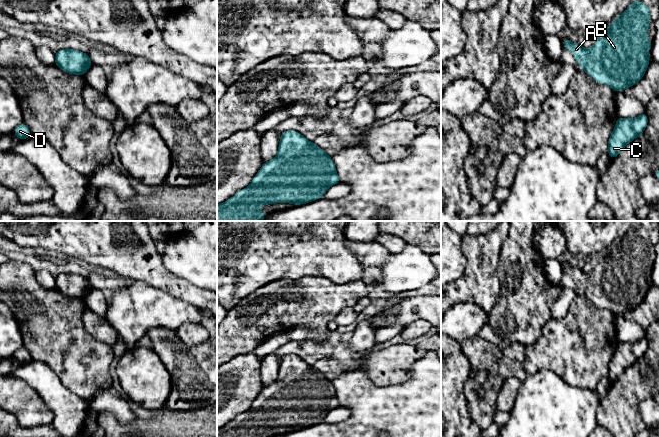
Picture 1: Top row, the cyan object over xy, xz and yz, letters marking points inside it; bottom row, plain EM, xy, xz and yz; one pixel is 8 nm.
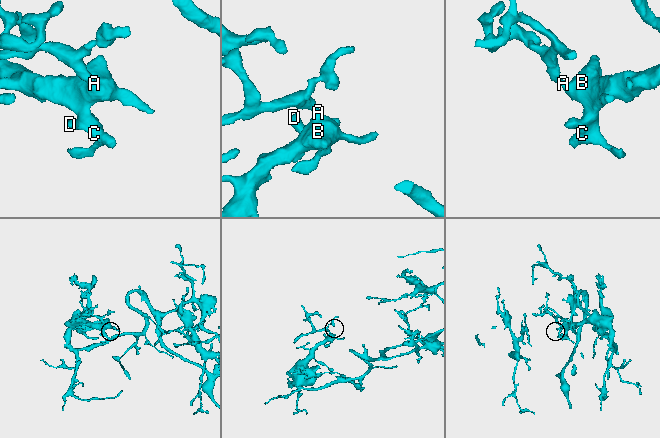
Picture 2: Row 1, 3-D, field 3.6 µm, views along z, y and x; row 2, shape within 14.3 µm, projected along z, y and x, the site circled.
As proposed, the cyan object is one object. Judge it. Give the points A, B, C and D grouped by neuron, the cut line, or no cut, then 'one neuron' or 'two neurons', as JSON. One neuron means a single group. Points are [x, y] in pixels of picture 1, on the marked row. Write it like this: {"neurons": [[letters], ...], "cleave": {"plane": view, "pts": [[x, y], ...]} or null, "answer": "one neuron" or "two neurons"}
{"neurons": [["A", "B", "C", "D"]], "cleave": null, "answer": "one neuron"}

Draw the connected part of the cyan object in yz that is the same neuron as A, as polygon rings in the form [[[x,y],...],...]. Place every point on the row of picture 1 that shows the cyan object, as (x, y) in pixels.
[[[635,0],[606,27],[590,48],[585,49],[582,45],[572,43],[568,38],[563,39],[563,47],[573,54],[581,69],[597,83],[608,85],[615,92],[621,92],[638,83],[648,69],[651,60],[646,52],[652,49],[652,41],[647,39],[650,20],[649,7]]]

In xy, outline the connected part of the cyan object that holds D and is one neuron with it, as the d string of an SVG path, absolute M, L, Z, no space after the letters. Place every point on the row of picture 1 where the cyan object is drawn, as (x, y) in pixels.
M24 122L14 129L13 134L16 135L20 140L25 140L32 136L30 129Z

